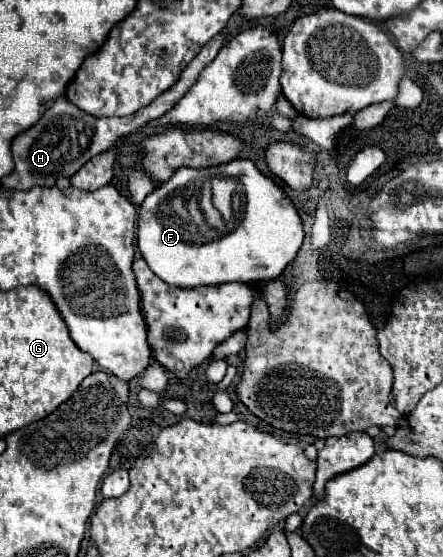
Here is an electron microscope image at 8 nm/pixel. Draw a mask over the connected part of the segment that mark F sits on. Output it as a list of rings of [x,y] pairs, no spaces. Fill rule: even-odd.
[[[235,158],[213,168],[179,168],[165,184],[155,188],[143,200],[137,222],[137,248],[143,260],[161,280],[179,288],[273,280],[297,256],[305,238],[303,224],[293,202],[271,178],[259,174],[249,158]],[[215,176],[235,178],[239,182],[243,210],[239,210],[239,218],[235,218],[235,226],[231,226],[227,234],[219,234],[219,238],[199,238],[203,230],[191,222],[187,224],[187,202],[199,202],[199,186],[195,180],[211,180]],[[249,234],[255,234],[255,244],[259,244],[257,234],[261,234],[261,250],[245,248],[245,242],[249,244]]]

